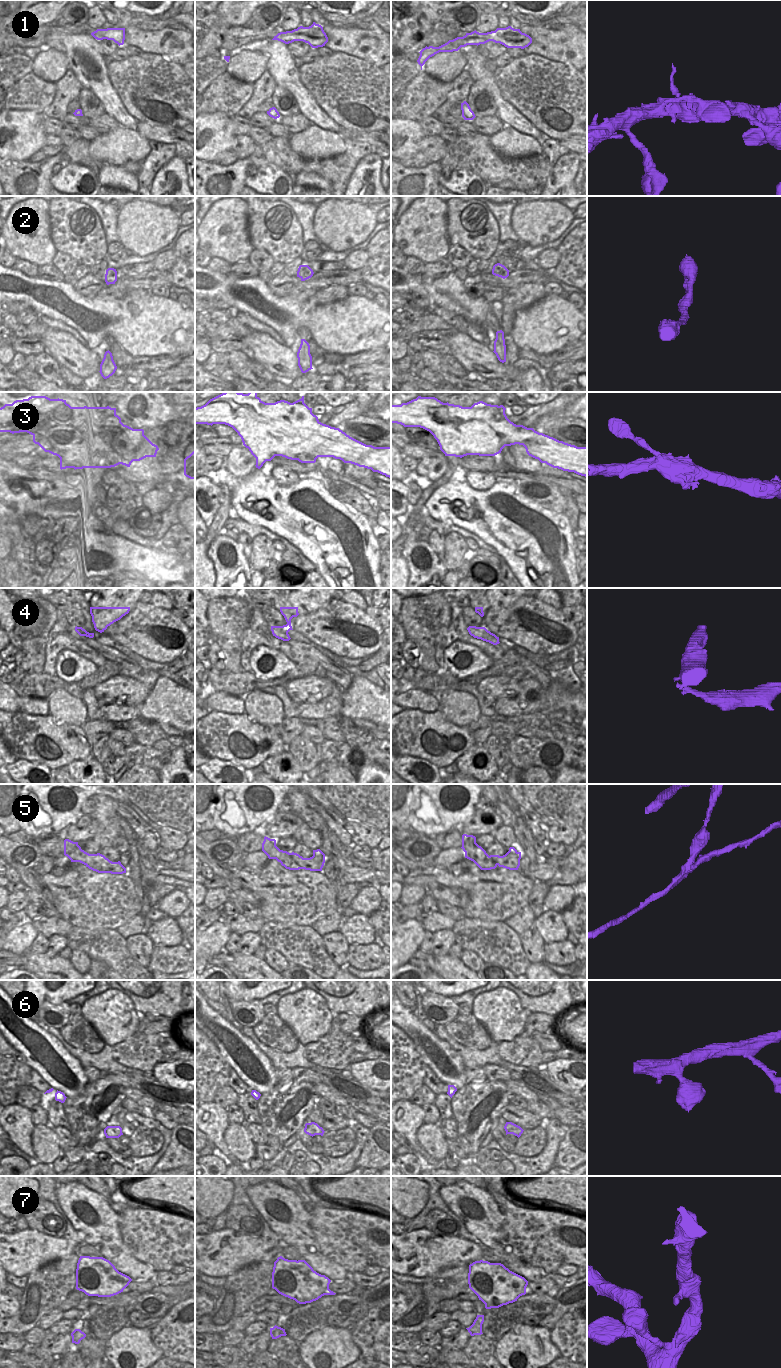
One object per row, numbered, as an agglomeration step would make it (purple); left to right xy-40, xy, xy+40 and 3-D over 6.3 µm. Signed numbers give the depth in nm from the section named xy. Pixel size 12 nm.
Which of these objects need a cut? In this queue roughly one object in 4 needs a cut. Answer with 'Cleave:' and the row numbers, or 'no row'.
Cleave: 4, 5

